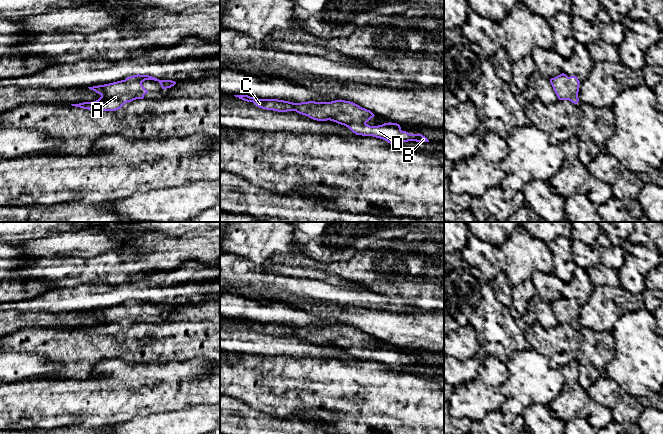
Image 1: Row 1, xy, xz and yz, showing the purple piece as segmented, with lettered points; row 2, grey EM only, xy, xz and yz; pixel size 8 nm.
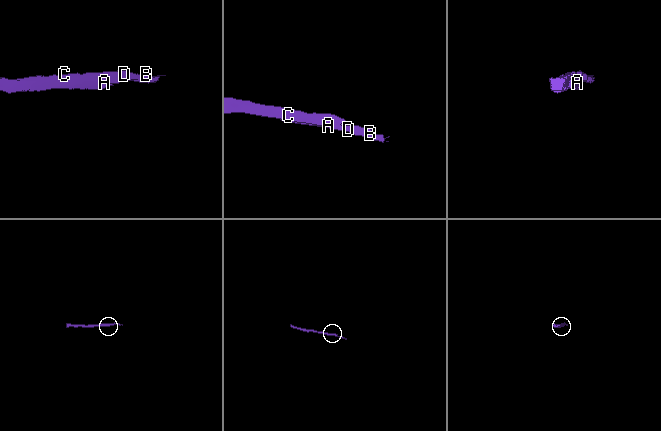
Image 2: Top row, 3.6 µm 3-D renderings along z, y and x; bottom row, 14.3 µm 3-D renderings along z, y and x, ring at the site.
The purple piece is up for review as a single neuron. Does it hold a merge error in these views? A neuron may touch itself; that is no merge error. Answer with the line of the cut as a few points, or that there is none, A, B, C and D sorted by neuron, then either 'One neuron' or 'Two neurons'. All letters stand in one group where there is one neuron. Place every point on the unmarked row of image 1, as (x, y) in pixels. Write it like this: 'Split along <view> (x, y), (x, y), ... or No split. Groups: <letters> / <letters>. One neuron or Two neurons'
No split. Groups: A B C D. One neuron

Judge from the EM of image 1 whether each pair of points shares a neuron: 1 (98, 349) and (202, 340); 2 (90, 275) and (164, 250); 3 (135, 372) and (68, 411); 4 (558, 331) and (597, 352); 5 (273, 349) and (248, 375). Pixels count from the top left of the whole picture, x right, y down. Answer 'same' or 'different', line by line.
1: same
2: same
3: same
4: same
5: different

